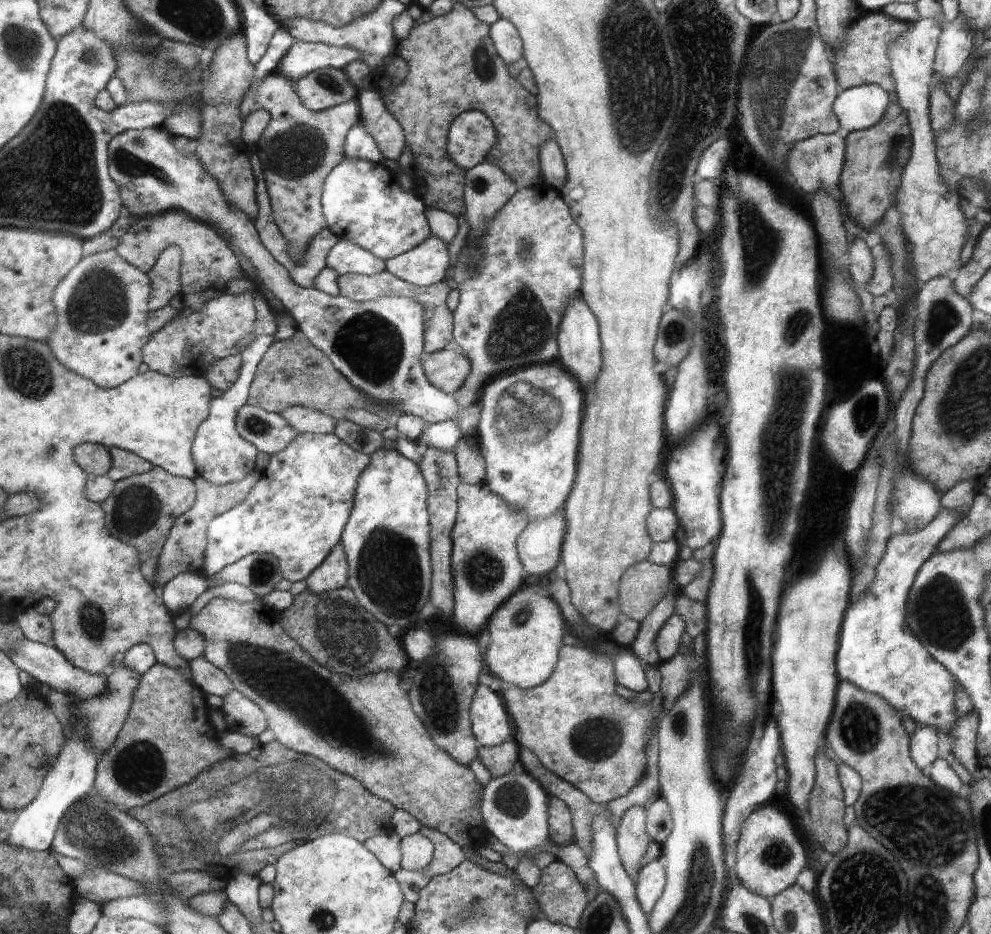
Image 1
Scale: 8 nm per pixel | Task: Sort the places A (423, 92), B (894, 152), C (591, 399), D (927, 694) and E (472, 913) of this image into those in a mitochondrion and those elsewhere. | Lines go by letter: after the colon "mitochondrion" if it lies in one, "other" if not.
A: other
B: mitochondrion
C: other
D: other
E: mitochondrion

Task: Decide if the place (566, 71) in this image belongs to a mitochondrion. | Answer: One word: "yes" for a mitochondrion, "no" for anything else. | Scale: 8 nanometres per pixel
no

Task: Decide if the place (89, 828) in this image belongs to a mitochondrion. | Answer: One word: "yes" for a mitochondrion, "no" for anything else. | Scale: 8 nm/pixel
yes

